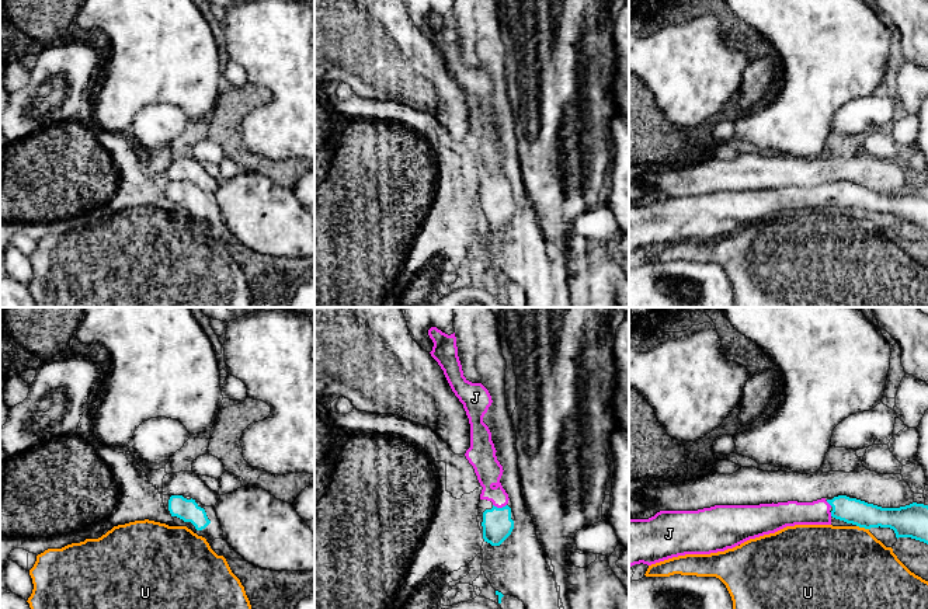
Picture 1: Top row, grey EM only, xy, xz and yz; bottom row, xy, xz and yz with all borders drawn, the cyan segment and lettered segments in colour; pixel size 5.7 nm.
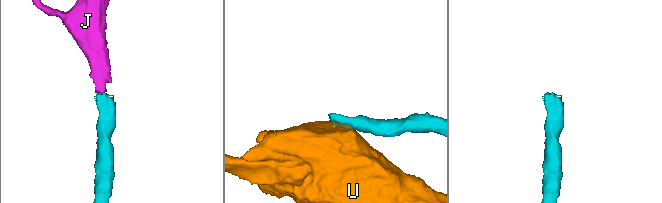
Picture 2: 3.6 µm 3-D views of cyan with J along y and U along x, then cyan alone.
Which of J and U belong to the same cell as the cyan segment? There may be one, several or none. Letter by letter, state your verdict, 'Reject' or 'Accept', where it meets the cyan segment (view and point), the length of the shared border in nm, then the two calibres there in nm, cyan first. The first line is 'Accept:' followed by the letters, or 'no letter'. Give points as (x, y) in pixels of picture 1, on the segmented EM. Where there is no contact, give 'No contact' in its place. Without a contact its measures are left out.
Accept: J
J: Accept. Touches cyan at xz (500, 508). Shared border 80 nm. Thickness 180 nm (cyan) against 150 nm
U: Reject. Touches cyan at yz (862, 526). Shared border 80 nm. Thickness 170 nm (cyan) against 480 nm

